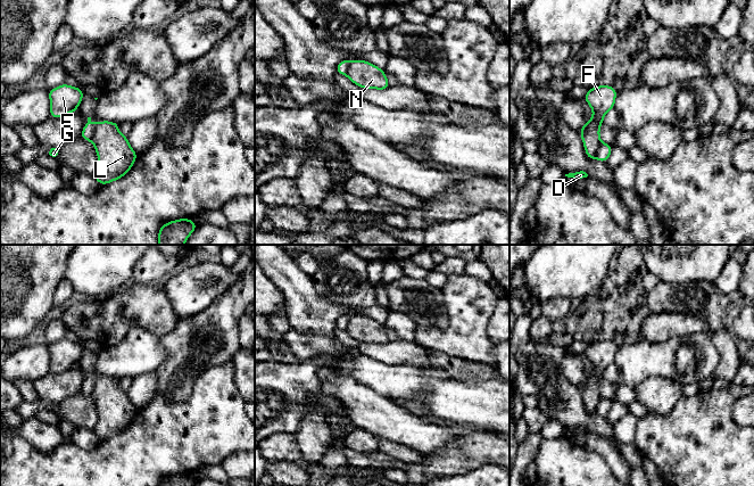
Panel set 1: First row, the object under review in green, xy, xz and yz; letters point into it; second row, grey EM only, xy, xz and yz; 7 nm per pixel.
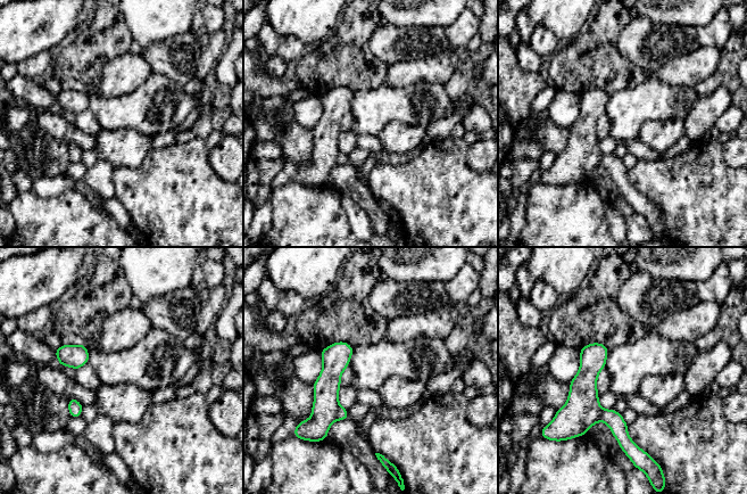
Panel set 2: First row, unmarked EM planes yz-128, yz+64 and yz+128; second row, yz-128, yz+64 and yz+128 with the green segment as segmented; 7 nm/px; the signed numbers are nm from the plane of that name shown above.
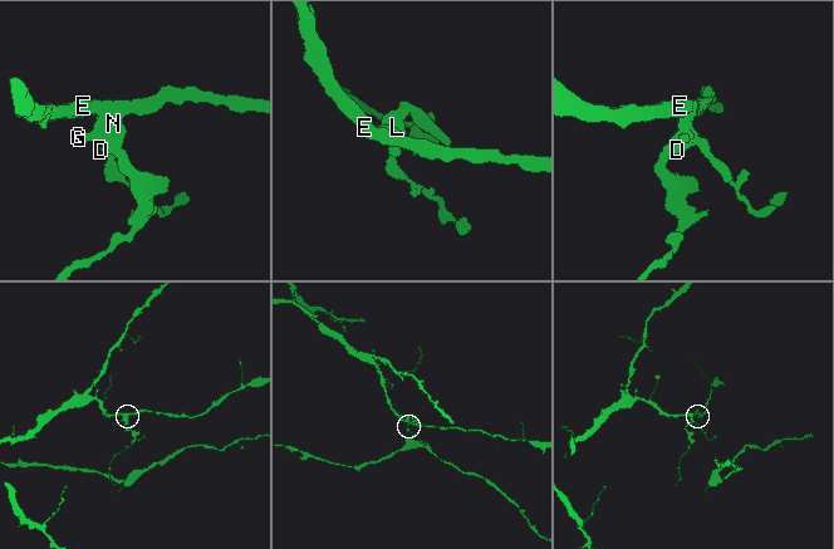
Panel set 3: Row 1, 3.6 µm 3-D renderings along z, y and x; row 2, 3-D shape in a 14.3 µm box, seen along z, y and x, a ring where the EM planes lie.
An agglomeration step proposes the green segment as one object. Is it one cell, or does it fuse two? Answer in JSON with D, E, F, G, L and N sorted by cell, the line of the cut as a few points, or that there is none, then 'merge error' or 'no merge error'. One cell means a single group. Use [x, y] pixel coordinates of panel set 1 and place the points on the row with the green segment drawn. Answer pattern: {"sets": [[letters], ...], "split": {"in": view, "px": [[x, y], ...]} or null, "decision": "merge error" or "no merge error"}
{"sets": [["D", "E", "F", "L", "N"], ["G"]], "split": {"in": "yz", "px": [[601, 141], [595, 157]]}, "decision": "merge error"}

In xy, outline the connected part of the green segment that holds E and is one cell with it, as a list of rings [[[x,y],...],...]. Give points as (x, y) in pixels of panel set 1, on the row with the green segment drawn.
[[[66,83],[48,91],[50,98],[50,117],[59,118],[74,113],[84,92],[81,88],[74,88]]]

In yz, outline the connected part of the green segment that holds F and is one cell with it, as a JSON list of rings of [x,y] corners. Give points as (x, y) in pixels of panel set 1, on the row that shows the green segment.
[[[598,85],[588,89],[585,100],[593,109],[593,117],[587,123],[585,129],[580,131],[585,151],[589,159],[596,158],[597,147],[600,143],[599,130],[604,123],[605,114],[615,106],[615,97],[618,91],[610,85]]]

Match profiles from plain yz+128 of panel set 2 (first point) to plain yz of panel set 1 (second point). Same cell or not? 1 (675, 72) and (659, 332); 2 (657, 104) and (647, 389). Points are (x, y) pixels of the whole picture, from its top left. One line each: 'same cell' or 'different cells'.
1: same cell
2: different cells

